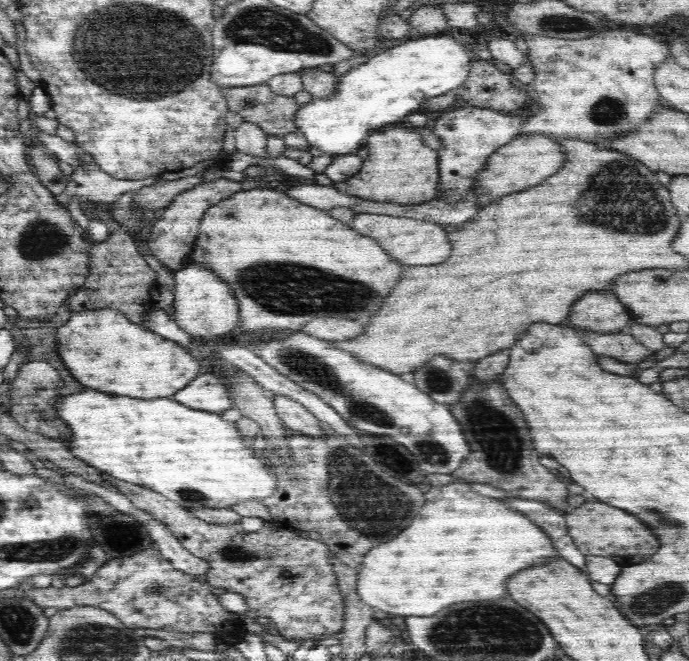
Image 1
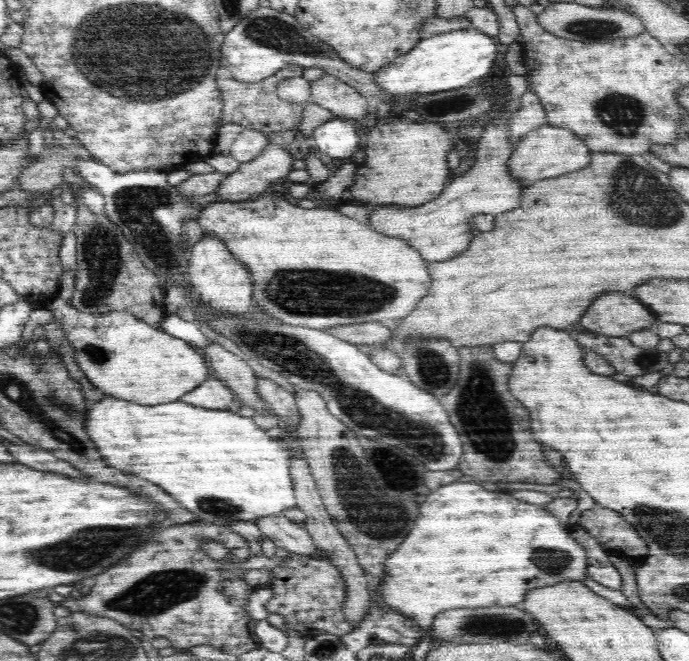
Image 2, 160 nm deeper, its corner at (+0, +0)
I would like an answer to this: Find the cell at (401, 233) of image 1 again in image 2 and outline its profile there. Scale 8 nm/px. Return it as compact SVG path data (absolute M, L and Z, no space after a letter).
M511 75L504 79L509 98L504 98L504 111L493 114L492 122L482 131L475 146L474 165L463 175L452 177L442 194L436 198L415 206L377 206L370 212L368 224L376 232L386 236L398 237L414 247L418 254L428 262L442 262L458 256L458 250L464 250L472 242L470 218L476 214L498 216L520 206L520 194L526 186L510 175L508 160L516 148L516 141L510 143L510 125L507 119L520 106L520 97L527 91L528 80L523 75Z

